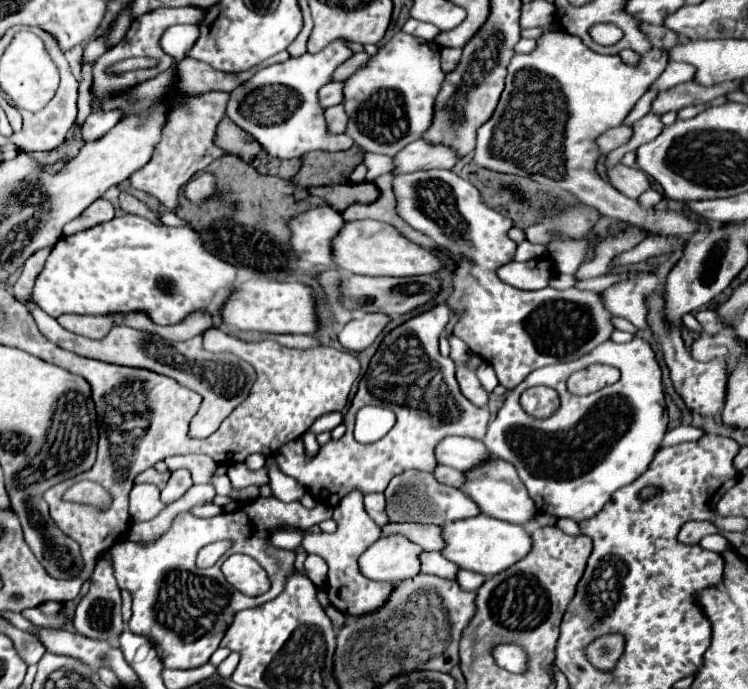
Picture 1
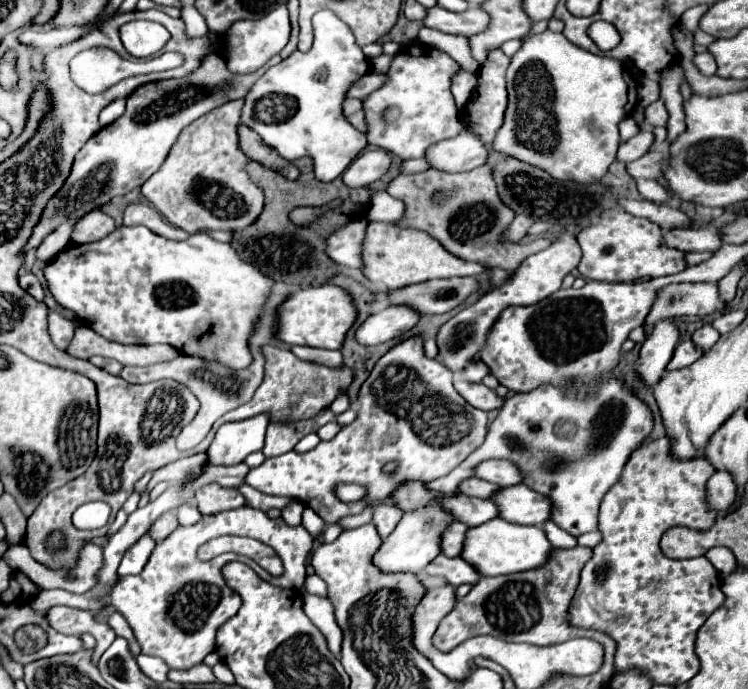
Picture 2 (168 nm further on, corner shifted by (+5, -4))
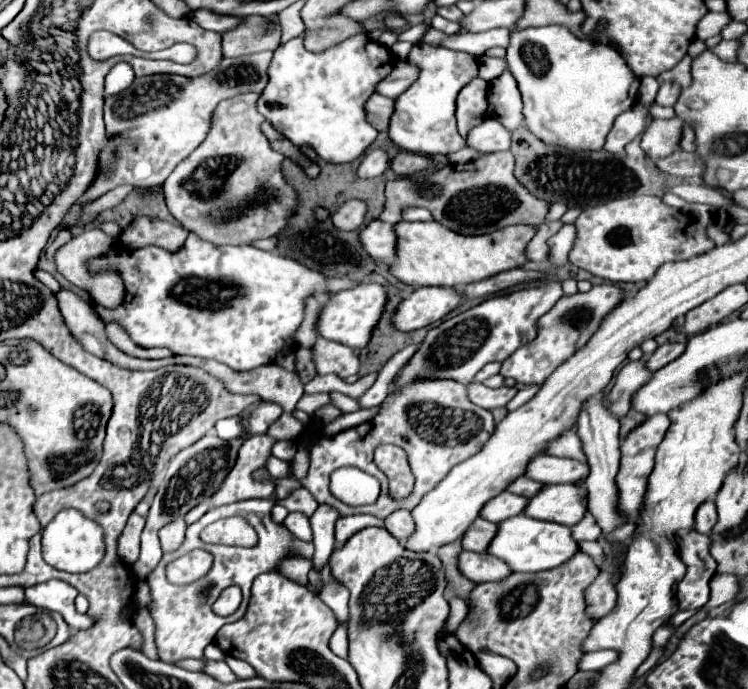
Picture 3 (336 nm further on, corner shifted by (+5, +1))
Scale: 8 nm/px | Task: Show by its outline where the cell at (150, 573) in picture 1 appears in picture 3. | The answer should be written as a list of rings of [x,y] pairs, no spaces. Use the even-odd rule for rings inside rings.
[[[275,496],[265,498],[265,500],[253,498],[253,500],[243,500],[243,502],[211,508],[201,520],[187,526],[187,534],[185,534],[185,540],[183,540],[181,548],[177,548],[175,552],[163,554],[157,568],[145,578],[145,582],[149,584],[149,590],[151,590],[151,602],[149,602],[147,610],[153,618],[153,622],[155,622],[155,644],[157,644],[157,654],[163,662],[175,662],[175,660],[181,660],[181,658],[203,658],[203,650],[205,650],[207,644],[213,642],[217,630],[227,622],[239,620],[245,614],[245,608],[247,608],[247,602],[249,602],[249,596],[251,596],[251,592],[249,592],[251,582],[253,582],[255,576],[259,576],[263,572],[277,570],[277,566],[283,562],[283,558],[293,558],[293,556],[307,558],[307,560],[313,558],[313,544],[311,542],[303,542],[303,540],[295,538],[283,524],[275,524],[271,520],[273,504],[275,504]],[[229,516],[243,516],[255,528],[255,532],[259,536],[259,544],[255,548],[211,546],[211,544],[201,542],[199,534],[201,534],[203,528],[207,528],[209,524],[213,524],[221,518],[229,518]],[[195,548],[201,548],[201,550],[207,550],[209,554],[213,554],[211,570],[203,578],[199,578],[191,584],[185,584],[185,586],[177,586],[177,584],[167,582],[165,566],[171,560],[175,560],[177,556],[187,554]],[[229,586],[239,586],[241,588],[243,602],[241,602],[241,606],[237,608],[235,614],[231,614],[227,618],[221,618],[211,610],[211,606],[219,598],[219,594]]]

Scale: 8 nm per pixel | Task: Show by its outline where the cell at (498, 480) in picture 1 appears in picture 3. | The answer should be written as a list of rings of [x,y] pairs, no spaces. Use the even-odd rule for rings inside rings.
[[[545,484],[529,498],[523,514],[537,520],[573,526],[587,510],[587,490],[575,484]]]

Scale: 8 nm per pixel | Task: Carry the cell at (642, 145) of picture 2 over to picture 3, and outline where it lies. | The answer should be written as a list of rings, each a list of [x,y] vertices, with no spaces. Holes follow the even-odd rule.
[[[671,118],[671,120],[653,120],[651,126],[643,132],[641,148],[643,152],[651,158],[665,158],[671,152],[679,150],[679,140],[681,140],[681,130],[683,130],[683,120],[681,118]]]

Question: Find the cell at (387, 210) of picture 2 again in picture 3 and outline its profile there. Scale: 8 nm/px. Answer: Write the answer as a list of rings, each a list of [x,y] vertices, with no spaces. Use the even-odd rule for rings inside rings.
[[[407,206],[401,210],[403,220],[431,220],[431,212],[427,208],[417,208],[417,206]]]

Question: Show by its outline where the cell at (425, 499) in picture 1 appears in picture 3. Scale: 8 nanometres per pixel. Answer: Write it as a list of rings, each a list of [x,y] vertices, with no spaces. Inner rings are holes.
[[[501,492],[497,494],[495,498],[491,498],[479,512],[481,518],[489,520],[489,522],[501,522],[505,518],[511,518],[511,516],[517,516],[523,512],[527,504],[527,498],[523,496],[515,496],[511,492]]]

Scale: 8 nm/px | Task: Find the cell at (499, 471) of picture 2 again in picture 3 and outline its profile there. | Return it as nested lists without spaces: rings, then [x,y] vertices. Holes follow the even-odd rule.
[[[541,454],[529,460],[523,476],[543,484],[567,484],[567,482],[577,482],[581,478],[587,478],[587,474],[589,474],[589,468],[585,464]]]

